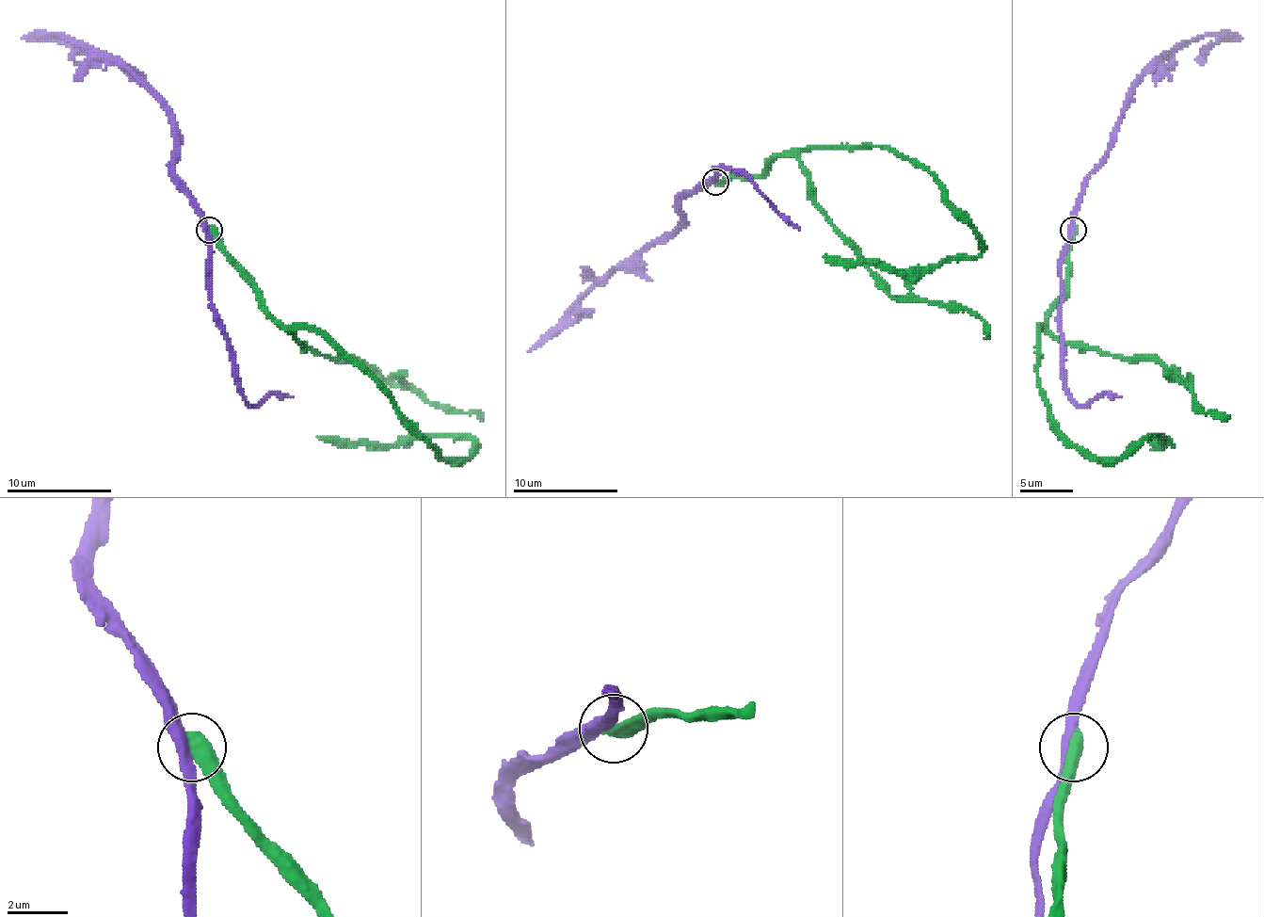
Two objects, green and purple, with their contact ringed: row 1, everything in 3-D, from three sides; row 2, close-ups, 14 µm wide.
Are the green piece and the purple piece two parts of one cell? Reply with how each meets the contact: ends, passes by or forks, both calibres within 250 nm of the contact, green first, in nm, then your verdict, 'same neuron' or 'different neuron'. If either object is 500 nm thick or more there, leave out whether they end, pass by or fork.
calibres 550 and 360 nm; different neuron

